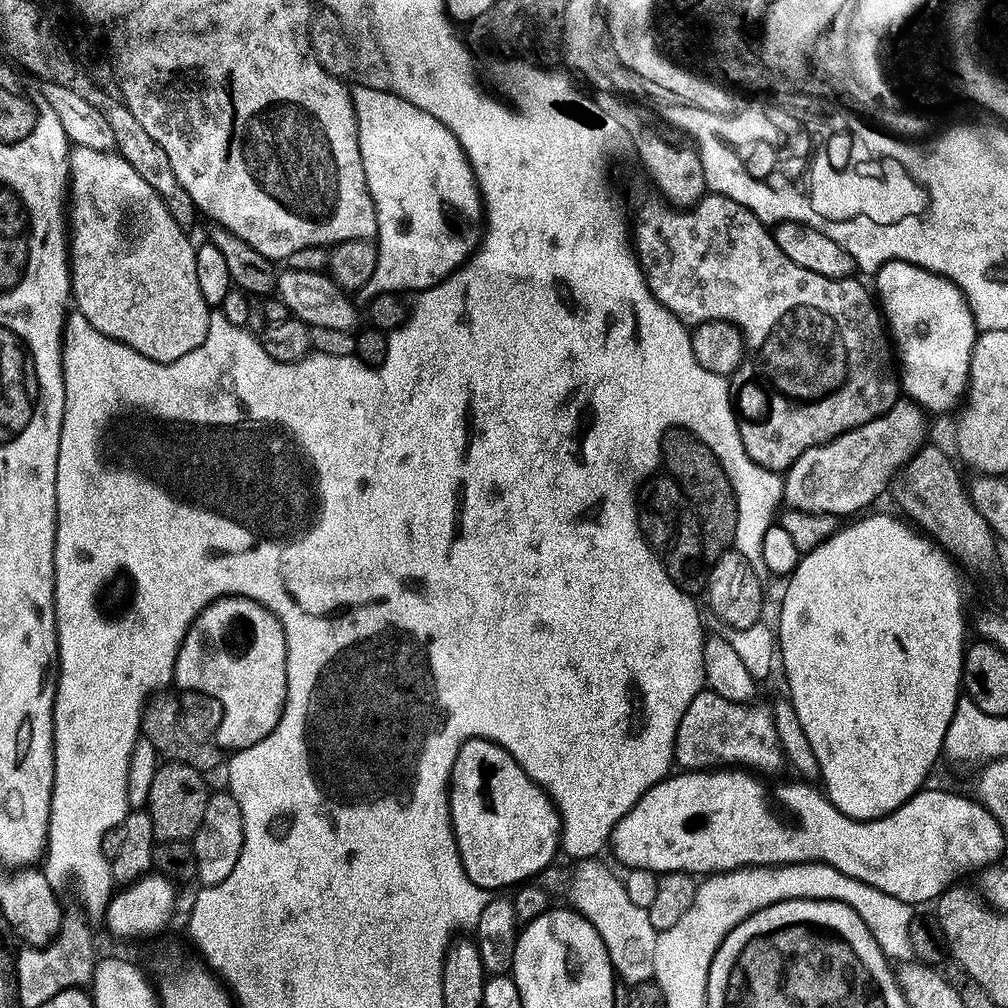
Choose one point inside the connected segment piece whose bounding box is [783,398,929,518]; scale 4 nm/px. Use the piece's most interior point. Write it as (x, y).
(844, 475)

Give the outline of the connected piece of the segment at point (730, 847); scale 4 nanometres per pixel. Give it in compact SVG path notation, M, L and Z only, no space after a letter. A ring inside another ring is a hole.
M684 770L679 773L681 776L675 776L675 774L669 775L667 778L660 780L656 783L652 788L647 788L645 792L643 792L638 798L638 802L633 806L629 812L619 820L619 822L614 826L612 830L612 838L610 841L610 852L613 852L614 855L617 856L618 859L624 863L623 867L625 869L629 868L645 868L646 870L650 870L651 872L657 874L663 874L665 872L691 872L693 874L719 874L722 872L735 872L737 868L746 868L749 866L779 866L782 864L810 864L810 863L818 863L818 864L829 864L830 866L834 866L834 870L838 870L842 874L846 874L850 878L854 878L858 882L866 882L870 886L874 886L874 890L882 890L886 894L890 894L890 898L898 898L902 902L906 902L907 904L913 906L919 906L919 904L924 904L927 902L935 901L936 897L941 896L944 893L945 888L949 887L953 882L959 881L956 880L959 876L964 876L967 872L975 873L977 870L981 868L989 867L997 861L1001 859L1000 855L1004 852L1004 836L1006 836L1005 829L1001 828L1000 824L996 819L989 814L987 808L984 807L983 803L977 802L975 799L967 800L964 796L959 796L956 792L943 792L940 788L931 788L931 786L925 787L923 790L918 791L908 799L900 808L895 808L889 816L879 816L876 820L851 820L849 816L846 814L842 814L833 806L832 801L828 799L827 795L819 787L811 788L812 784L808 782L798 782L800 784L776 784L772 788L772 800L768 800L768 792L764 789L764 784L759 775L753 774L748 770Z

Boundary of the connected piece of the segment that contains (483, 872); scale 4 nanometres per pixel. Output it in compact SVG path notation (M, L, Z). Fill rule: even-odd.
M467 740L465 744L461 746L458 750L458 754L456 755L456 761L452 763L452 775L450 777L450 783L448 785L448 813L452 816L452 833L456 835L456 849L458 850L458 854L460 855L460 861L462 862L462 866L464 867L464 872L468 876L469 885L475 886L476 884L480 888L508 888L511 889L513 886L519 886L525 882L531 881L533 878L536 878L536 875L539 874L540 871L543 870L544 867L547 866L548 863L551 862L552 859L555 858L556 852L558 856L558 849L560 848L560 815L556 813L556 805L552 802L552 797L548 795L547 792L544 791L540 785L536 784L532 781L531 778L526 774L526 770L522 770L522 766L518 766L518 762L514 757L512 757L506 749L504 749L501 744L494 744L491 740Z

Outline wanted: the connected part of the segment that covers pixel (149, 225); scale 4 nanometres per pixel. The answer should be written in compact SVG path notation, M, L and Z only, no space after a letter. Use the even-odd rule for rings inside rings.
M73 147L68 153L67 195L70 197L66 204L66 223L70 229L70 271L72 273L70 296L74 301L75 311L81 312L86 318L86 322L90 322L90 326L94 326L94 330L106 334L111 340L117 340L130 346L130 350L159 364L173 364L175 360L182 358L182 354L190 354L190 350L202 346L208 333L210 306L198 286L195 265L197 245L188 241L189 233L180 228L178 222L174 222L170 210L166 210L162 198L158 198L158 194L150 186L150 182L146 182L146 178L142 178L142 174L138 174L138 170L134 170L134 166L130 166L130 162L126 162L119 154Z

